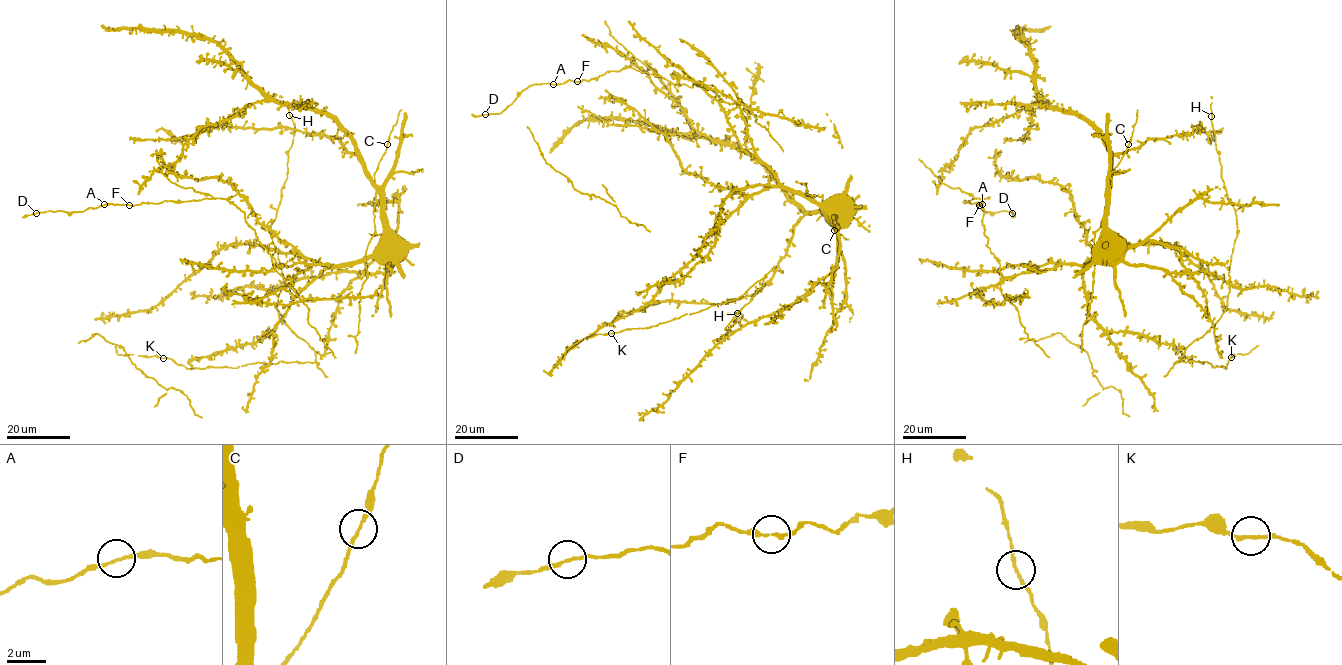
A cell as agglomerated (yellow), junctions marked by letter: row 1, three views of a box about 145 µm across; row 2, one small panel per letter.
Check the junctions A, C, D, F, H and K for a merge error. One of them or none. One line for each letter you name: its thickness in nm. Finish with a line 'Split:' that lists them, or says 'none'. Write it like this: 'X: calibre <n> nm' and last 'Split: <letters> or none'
Split: none

